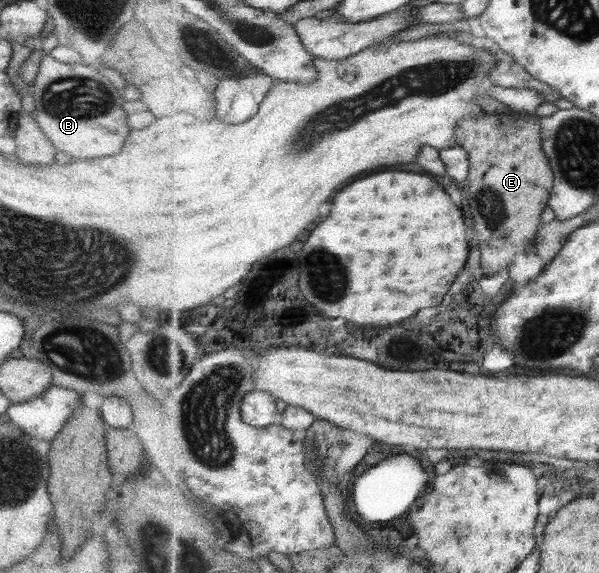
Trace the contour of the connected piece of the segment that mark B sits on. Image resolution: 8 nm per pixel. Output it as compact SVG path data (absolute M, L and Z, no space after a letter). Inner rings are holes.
M42 52L30 87L35 122L57 152L63 152L73 160L113 156L121 150L130 131L117 91L98 68L84 63L59 62Z

